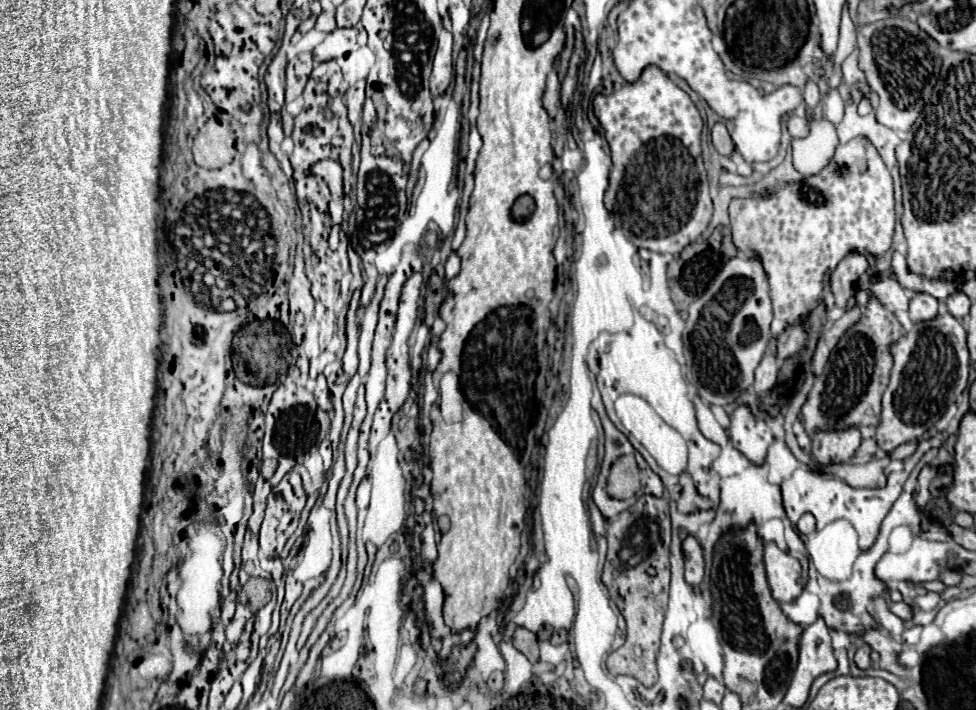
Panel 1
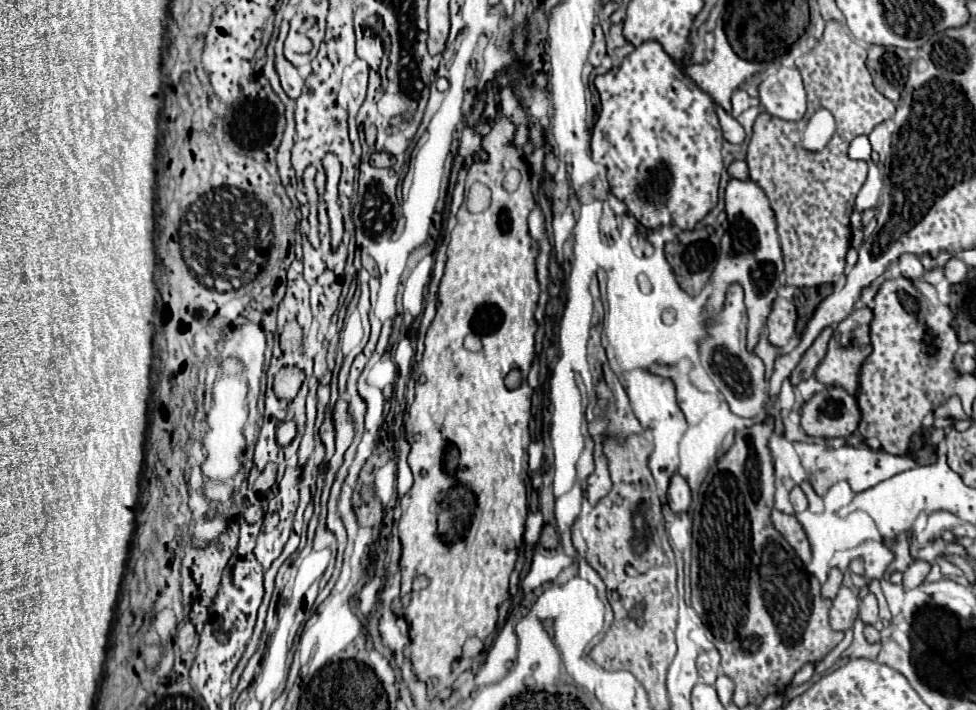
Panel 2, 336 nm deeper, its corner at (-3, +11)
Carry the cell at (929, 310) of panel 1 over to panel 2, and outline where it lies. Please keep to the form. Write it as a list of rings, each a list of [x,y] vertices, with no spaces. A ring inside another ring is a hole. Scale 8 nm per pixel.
[[[903,254],[901,258],[899,258],[899,270],[901,270],[901,274],[907,278],[907,280],[911,280],[911,282],[917,282],[917,280],[921,280],[923,278],[923,274],[925,274],[925,268],[923,268],[923,264],[919,262],[919,258],[917,256],[911,256],[911,254]]]

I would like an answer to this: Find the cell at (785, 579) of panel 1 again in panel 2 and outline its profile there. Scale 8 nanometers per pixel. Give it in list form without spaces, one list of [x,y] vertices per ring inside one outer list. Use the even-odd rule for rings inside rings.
[[[773,510],[771,512],[771,520],[773,520],[773,526],[783,534],[783,538],[797,552],[797,556],[801,558],[801,562],[809,564],[809,560],[811,560],[811,548],[809,548],[807,536],[805,536],[801,524],[797,522],[797,518],[789,516],[789,514],[783,514],[779,510]]]

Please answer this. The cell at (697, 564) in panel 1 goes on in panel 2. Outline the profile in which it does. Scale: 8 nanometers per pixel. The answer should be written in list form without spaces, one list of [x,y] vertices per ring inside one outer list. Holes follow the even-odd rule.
[[[675,474],[675,476],[671,478],[667,502],[669,502],[671,510],[677,512],[677,514],[689,510],[689,506],[691,506],[691,492],[689,492],[689,486],[687,486],[687,482],[683,480],[683,476]]]

